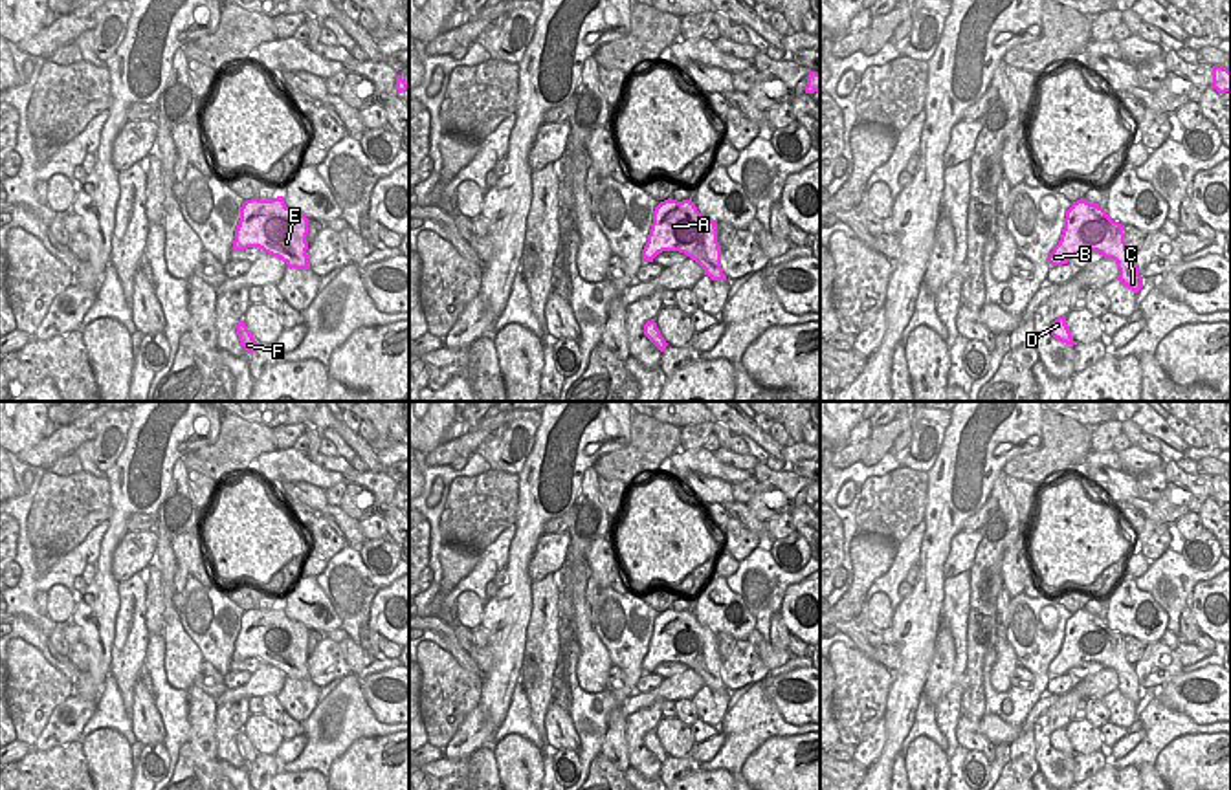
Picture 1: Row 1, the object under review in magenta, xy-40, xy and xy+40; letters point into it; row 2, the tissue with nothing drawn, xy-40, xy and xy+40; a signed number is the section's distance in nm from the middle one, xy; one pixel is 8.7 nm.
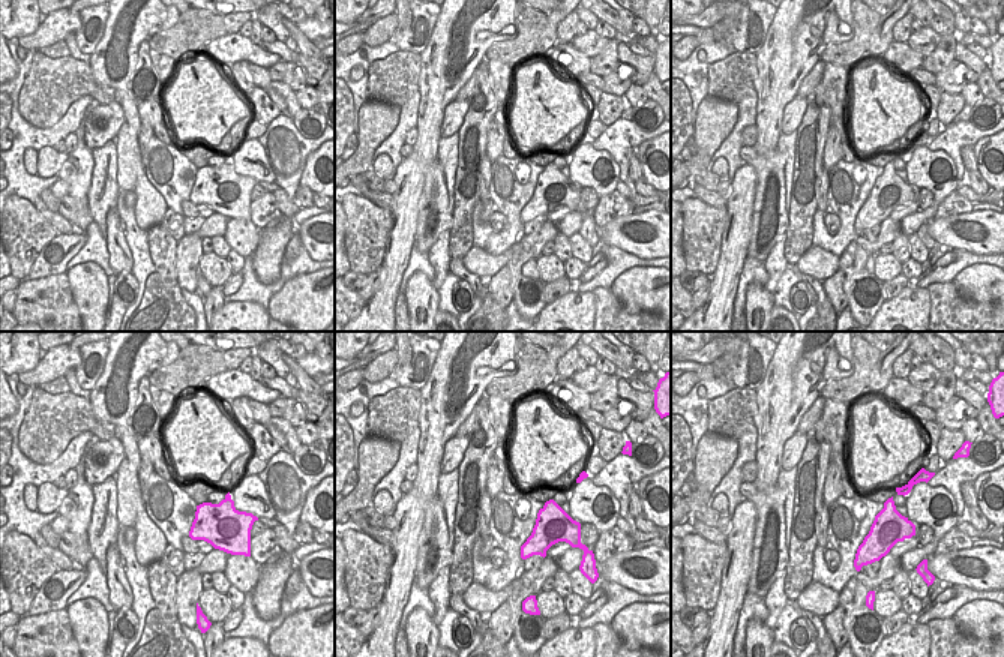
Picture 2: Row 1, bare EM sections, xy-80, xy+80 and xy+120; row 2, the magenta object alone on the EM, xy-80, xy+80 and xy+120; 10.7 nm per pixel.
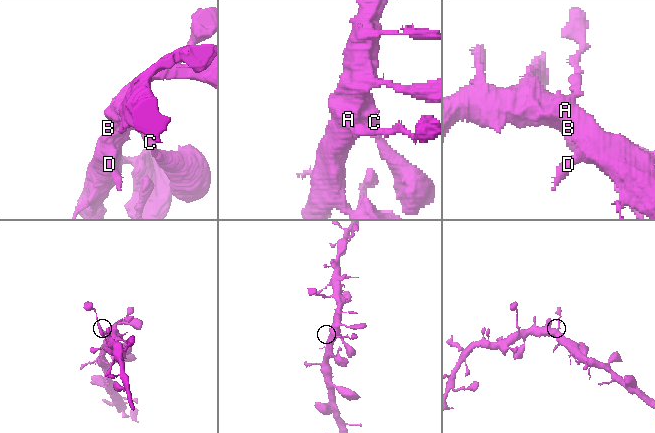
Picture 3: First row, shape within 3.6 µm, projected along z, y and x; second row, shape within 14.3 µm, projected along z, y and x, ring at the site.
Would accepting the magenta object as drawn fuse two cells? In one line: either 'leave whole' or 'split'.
leave whole

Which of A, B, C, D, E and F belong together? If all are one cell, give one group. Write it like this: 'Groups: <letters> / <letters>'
Groups: A B C D E F.

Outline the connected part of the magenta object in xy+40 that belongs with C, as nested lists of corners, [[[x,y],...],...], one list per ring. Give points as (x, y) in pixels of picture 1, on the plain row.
[[[1081,609],[1066,621],[1060,651],[1049,664],[1048,673],[1062,676],[1084,662],[1097,662],[1104,669],[1115,671],[1117,689],[1134,704],[1143,698],[1134,665],[1126,660],[1123,634],[1112,631],[1097,614]]]

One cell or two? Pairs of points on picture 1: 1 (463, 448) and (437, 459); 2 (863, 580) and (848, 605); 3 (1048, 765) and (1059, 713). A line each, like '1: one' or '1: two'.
1: one
2: one
3: one

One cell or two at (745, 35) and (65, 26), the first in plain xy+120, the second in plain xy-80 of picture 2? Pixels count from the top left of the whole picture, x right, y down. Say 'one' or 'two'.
two

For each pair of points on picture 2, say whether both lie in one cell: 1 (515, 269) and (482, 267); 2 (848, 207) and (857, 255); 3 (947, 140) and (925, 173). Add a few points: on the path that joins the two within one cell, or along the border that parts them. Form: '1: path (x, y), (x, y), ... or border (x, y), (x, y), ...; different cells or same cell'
1: border (512, 248), (512, 255), (505, 264); different cells
2: border (857, 236), (839, 258); different cells
3: border (926, 147), (943, 150), (952, 159), (958, 180); different cells

